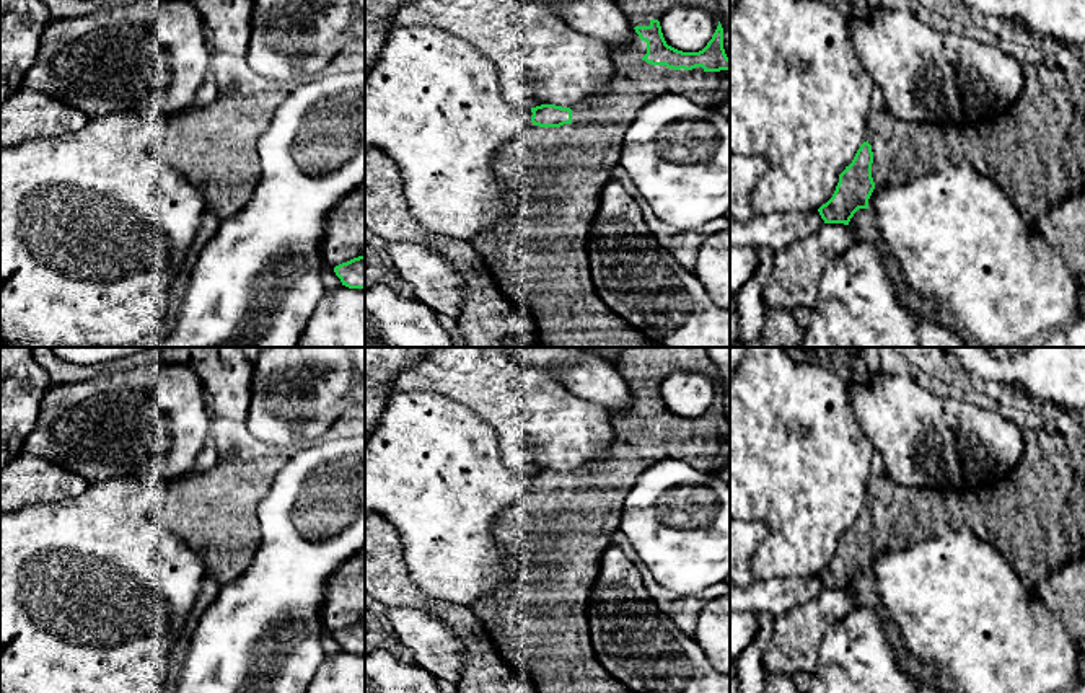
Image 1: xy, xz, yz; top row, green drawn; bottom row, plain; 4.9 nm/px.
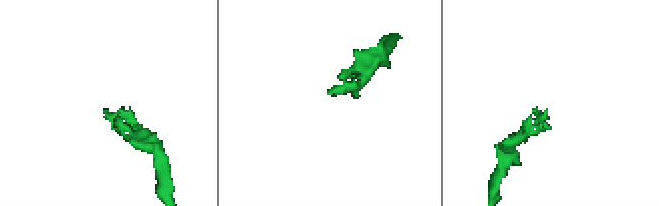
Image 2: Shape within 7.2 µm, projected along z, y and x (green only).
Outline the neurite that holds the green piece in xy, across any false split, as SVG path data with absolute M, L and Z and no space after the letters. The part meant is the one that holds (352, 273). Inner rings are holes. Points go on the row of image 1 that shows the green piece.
M365 256L336 266L334 272L342 285L349 289L365 289Z

